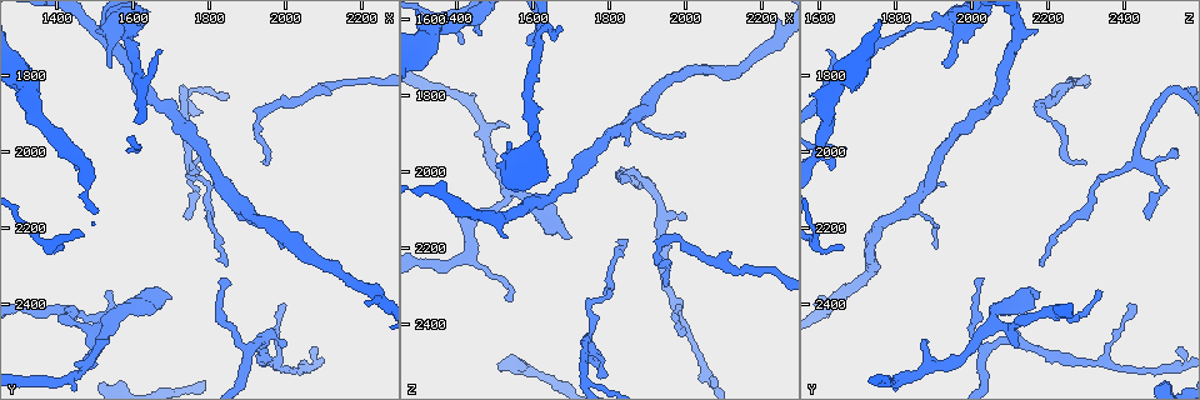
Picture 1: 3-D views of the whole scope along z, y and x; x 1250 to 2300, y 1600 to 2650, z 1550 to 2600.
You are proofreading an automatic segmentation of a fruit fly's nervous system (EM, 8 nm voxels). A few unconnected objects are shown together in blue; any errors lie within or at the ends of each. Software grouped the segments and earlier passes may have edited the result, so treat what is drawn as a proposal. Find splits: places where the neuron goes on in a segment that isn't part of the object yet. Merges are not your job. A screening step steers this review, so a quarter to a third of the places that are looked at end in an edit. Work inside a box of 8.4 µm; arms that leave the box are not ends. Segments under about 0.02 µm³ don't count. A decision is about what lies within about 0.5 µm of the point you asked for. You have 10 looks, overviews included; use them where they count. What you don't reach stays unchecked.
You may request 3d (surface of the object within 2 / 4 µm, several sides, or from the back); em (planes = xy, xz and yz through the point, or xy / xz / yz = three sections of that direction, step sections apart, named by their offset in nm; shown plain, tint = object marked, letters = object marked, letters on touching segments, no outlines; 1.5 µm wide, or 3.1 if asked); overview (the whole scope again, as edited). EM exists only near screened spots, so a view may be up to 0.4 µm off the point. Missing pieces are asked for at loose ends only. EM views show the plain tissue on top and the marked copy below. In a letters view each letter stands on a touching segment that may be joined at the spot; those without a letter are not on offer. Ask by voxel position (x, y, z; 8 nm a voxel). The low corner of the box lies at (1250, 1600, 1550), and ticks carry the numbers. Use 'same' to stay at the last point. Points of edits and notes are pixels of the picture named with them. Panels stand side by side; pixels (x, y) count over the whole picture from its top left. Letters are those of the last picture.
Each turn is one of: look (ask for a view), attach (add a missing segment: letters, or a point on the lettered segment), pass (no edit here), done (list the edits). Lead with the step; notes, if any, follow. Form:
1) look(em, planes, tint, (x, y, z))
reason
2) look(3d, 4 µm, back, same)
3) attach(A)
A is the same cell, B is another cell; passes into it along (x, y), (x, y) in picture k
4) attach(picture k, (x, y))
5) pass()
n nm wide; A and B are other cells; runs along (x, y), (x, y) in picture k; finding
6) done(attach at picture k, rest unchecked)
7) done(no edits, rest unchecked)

look(em, planes, letters, (1735, 2175, 2460))
branch stops here

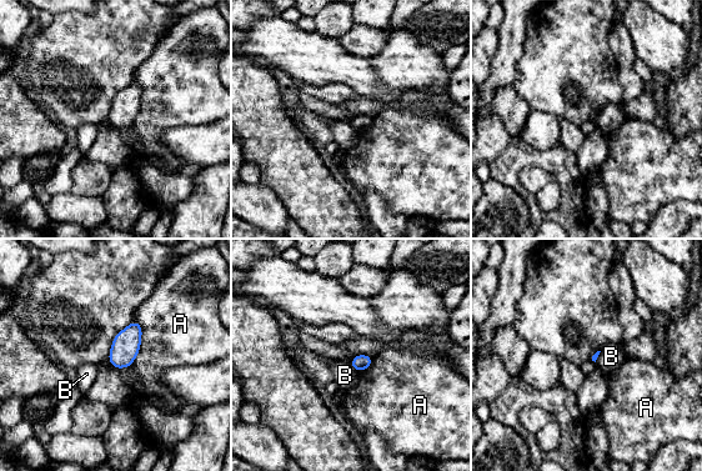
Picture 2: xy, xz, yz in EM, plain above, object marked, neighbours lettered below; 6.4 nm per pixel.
pass()
A touches over 300 nm; A and B are other cells; border along (349, 362), (357, 371) in picture 2; no lettered segment goes on from it

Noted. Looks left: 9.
look(3d, 4 µm, back, (2005, 2510, 2115))
free end

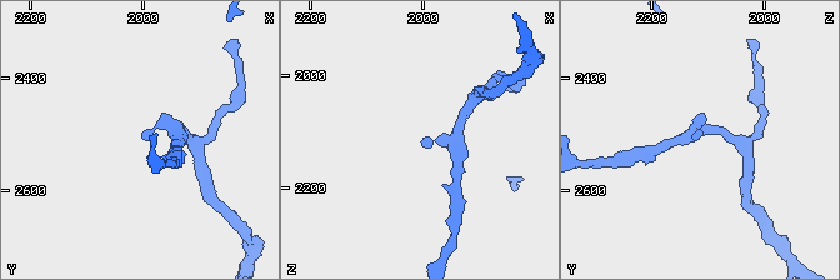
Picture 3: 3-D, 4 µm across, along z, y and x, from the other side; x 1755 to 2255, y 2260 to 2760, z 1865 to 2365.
look(em, planes, letters, (2000, 2505, 2120))

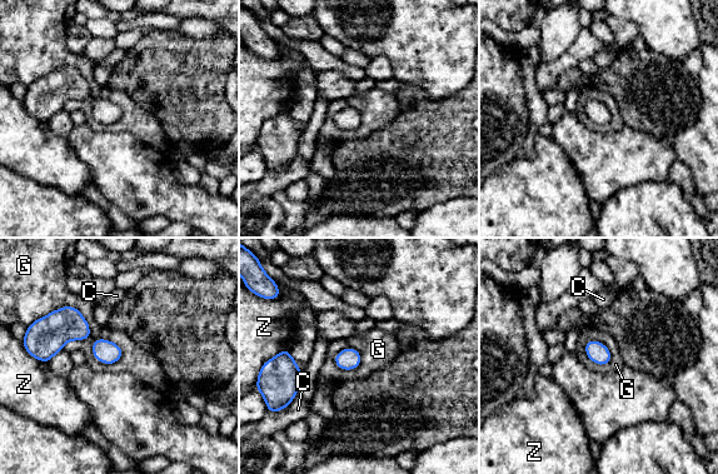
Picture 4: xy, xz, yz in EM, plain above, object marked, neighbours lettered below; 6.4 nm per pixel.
pass()
G touches over 340 nm; C, G and Z are other cells; border along (43, 315), (75, 307), (90, 337) in picture 4; none of them fits

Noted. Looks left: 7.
look(3d, 4 µm, back, (1980, 2255, 1905))
branch stops here

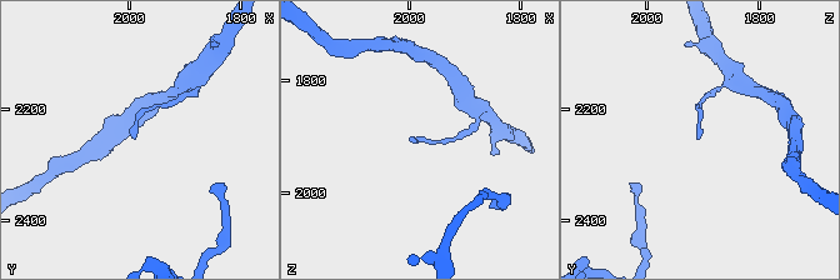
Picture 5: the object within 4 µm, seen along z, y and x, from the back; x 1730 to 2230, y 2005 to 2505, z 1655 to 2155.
look(em, yz, step 8, tint, (1980, 2250, 1905))
now the EM

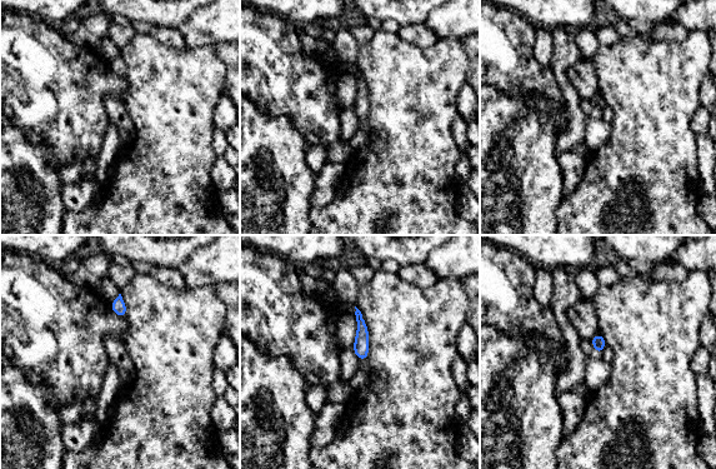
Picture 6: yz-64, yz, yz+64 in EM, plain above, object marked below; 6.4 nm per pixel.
look(em, xz, step 8, letters, same)

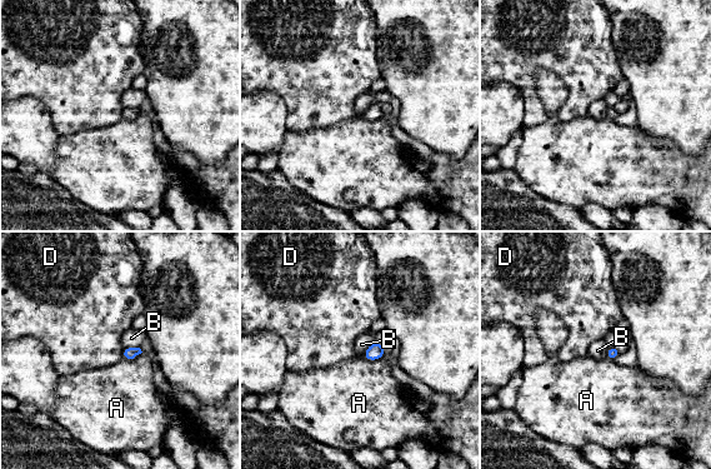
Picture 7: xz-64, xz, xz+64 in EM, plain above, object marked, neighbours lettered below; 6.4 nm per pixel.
pass()
A, B and D are other cells; border along (124, 347), (139, 348) in picture 7; none of them fits

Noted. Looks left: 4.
look(3d, 4 µm, back, (1535, 1780, 1935))
branch stops here

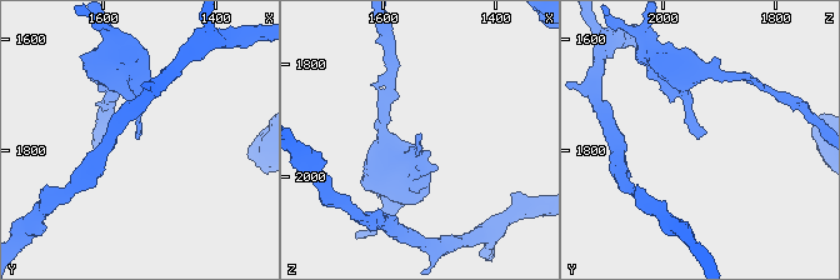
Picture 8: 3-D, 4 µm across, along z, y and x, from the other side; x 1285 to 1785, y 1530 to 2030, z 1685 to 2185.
look(em, planes, letters, (1545, 1780, 1940))
need the tissue

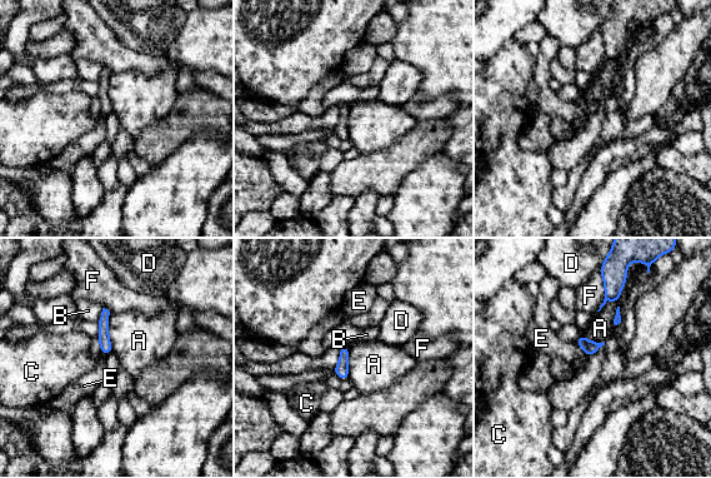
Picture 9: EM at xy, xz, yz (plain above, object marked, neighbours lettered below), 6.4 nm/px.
pass()
F touches over 260 nm; A, B, C, D, E and F are other cells; runs along (105, 313), (104, 342), (106, 350) in picture 9; no lettered segment goes on from it

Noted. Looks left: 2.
done(no edits, rest unchecked)

